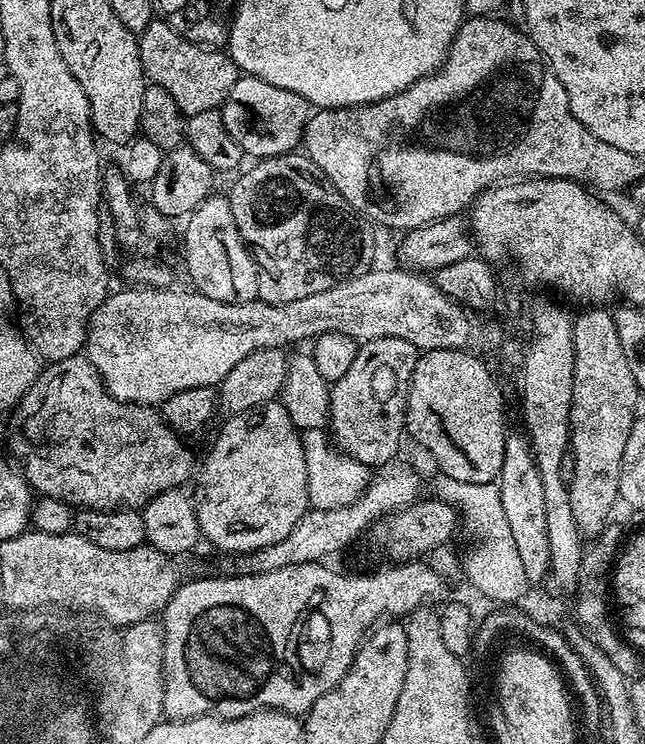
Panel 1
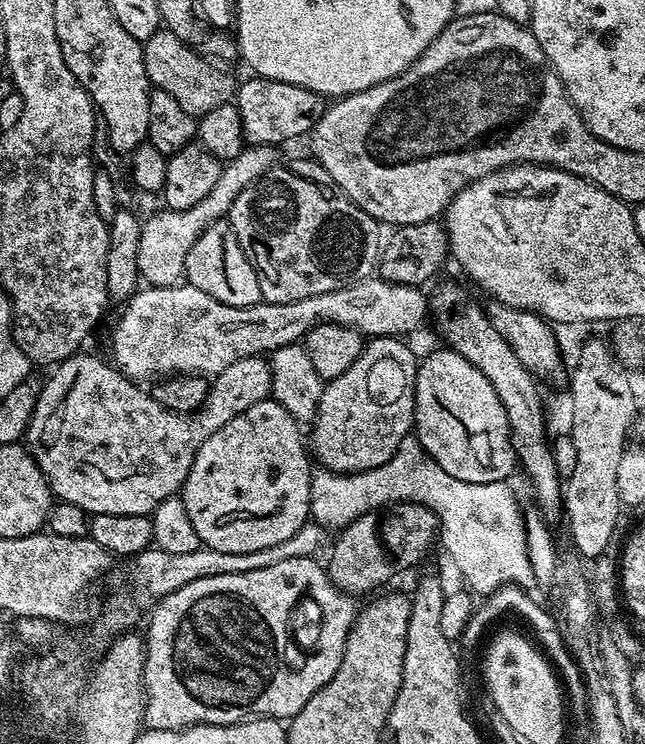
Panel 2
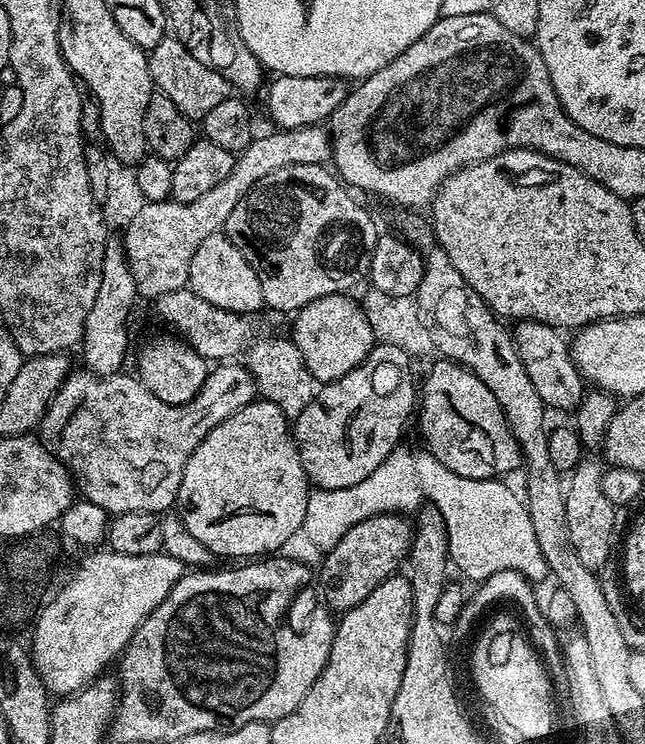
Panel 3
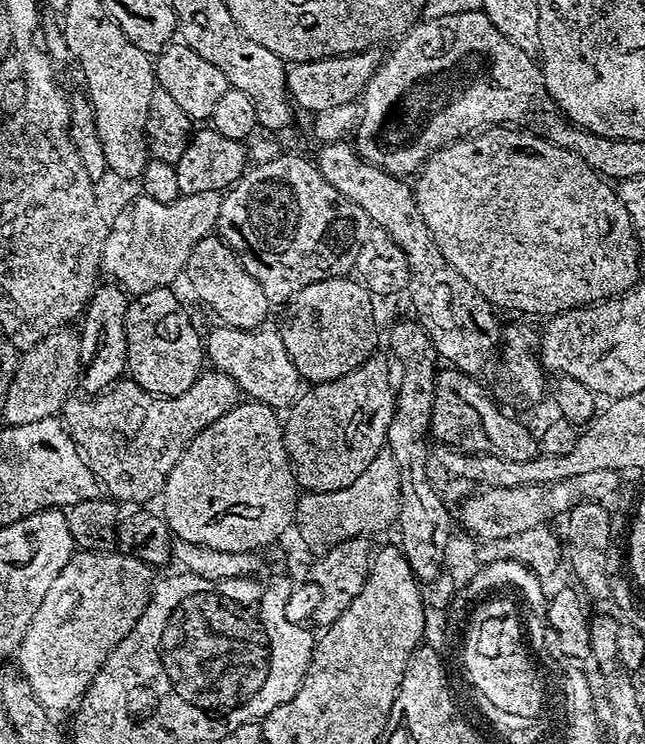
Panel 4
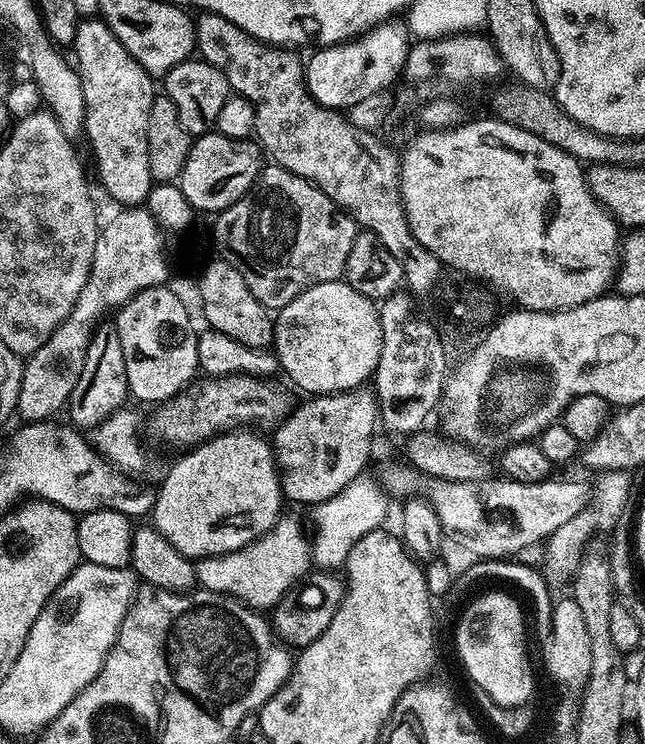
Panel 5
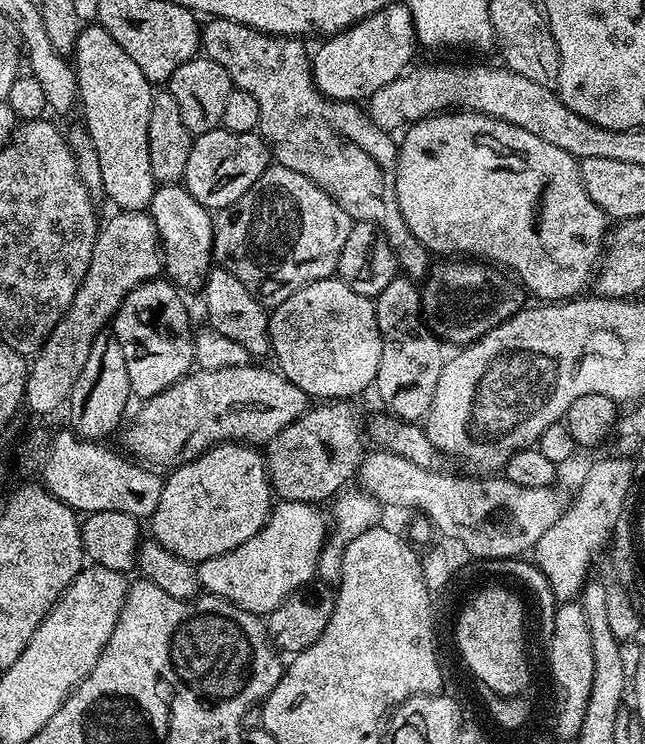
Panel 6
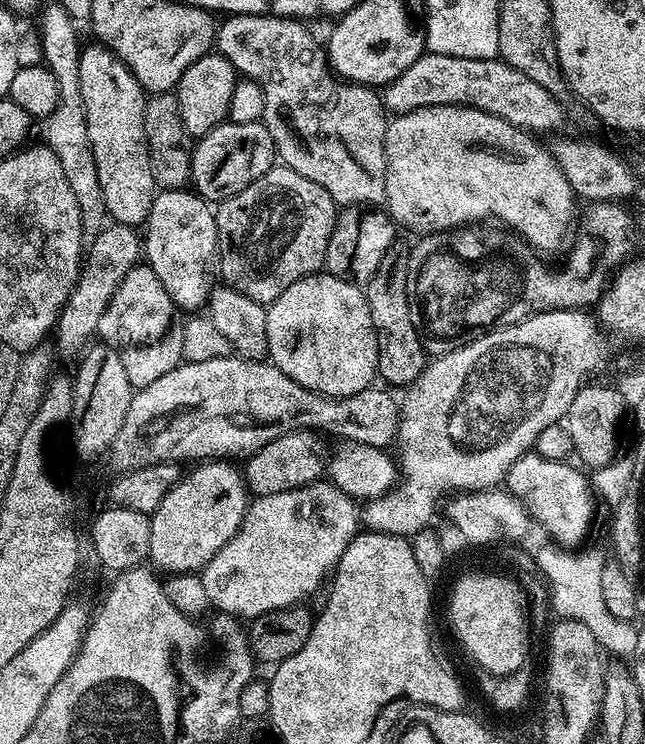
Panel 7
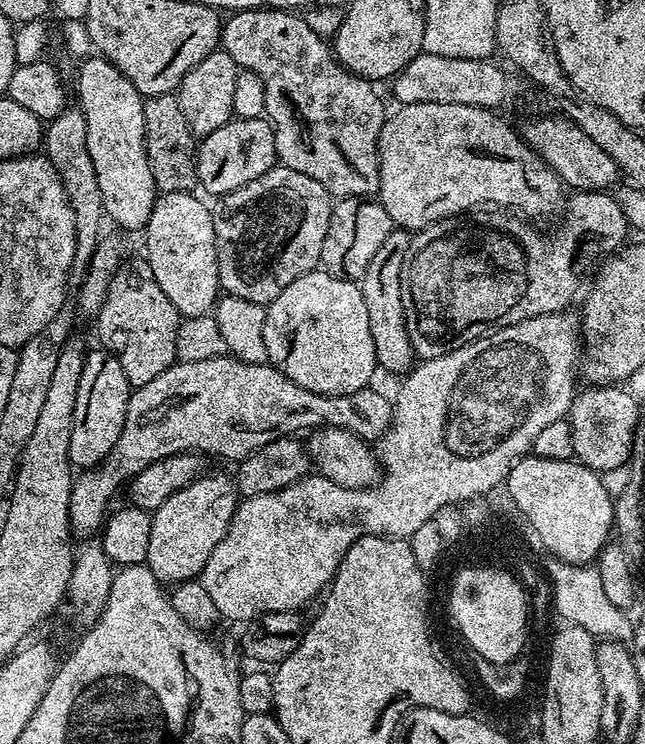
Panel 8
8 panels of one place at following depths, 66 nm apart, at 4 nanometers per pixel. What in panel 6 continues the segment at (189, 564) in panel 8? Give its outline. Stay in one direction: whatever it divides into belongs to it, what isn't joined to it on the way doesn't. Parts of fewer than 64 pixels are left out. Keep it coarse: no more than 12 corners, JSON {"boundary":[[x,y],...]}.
{"boundary":[[216,444],[167,473],[151,535],[209,560],[254,538],[265,453]]}

